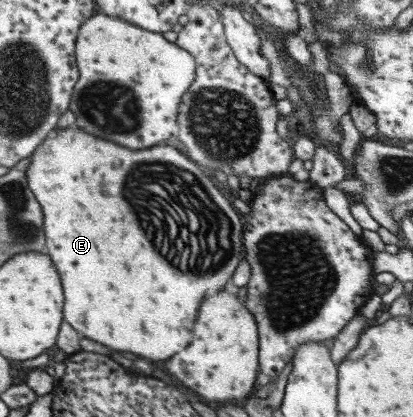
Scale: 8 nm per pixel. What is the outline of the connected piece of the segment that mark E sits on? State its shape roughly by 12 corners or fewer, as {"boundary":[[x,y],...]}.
{"boundary":[[172,147],[28,157],[62,317],[156,361],[242,259]]}

